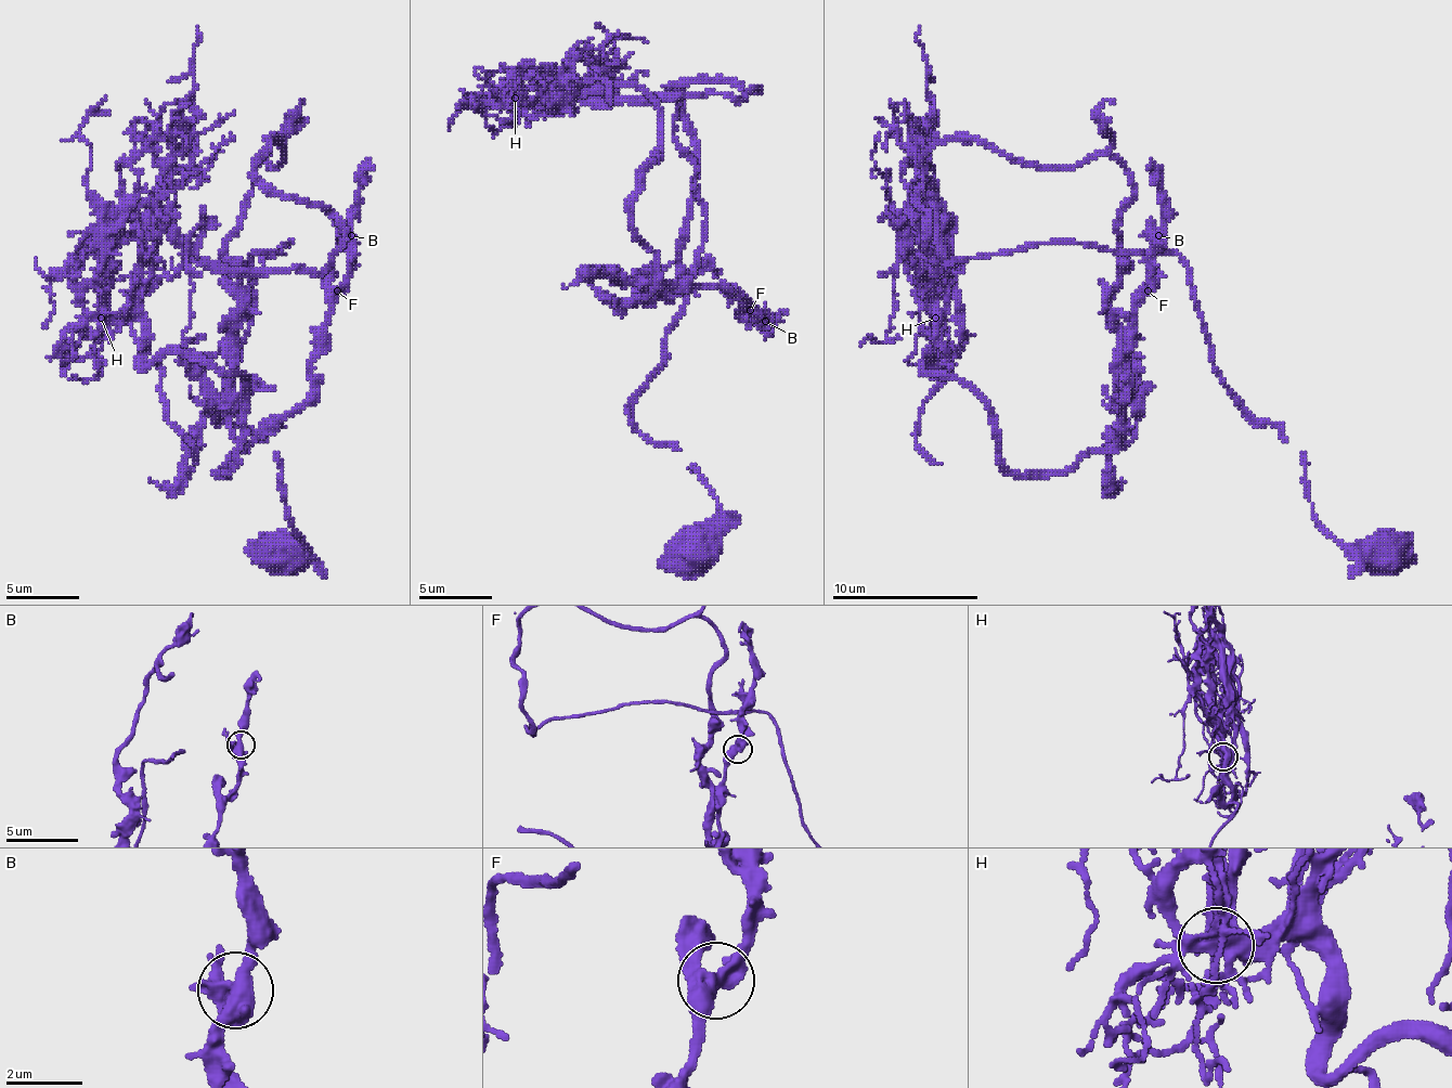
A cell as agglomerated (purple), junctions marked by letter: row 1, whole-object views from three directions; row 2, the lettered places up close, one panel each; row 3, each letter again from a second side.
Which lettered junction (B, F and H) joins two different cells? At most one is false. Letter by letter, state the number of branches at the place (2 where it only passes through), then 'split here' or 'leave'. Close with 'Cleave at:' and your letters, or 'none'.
B: 4 branches meet; leave
F: 3 branches meet; leave
H: 8 branches meet; split here
Cleave at: H

